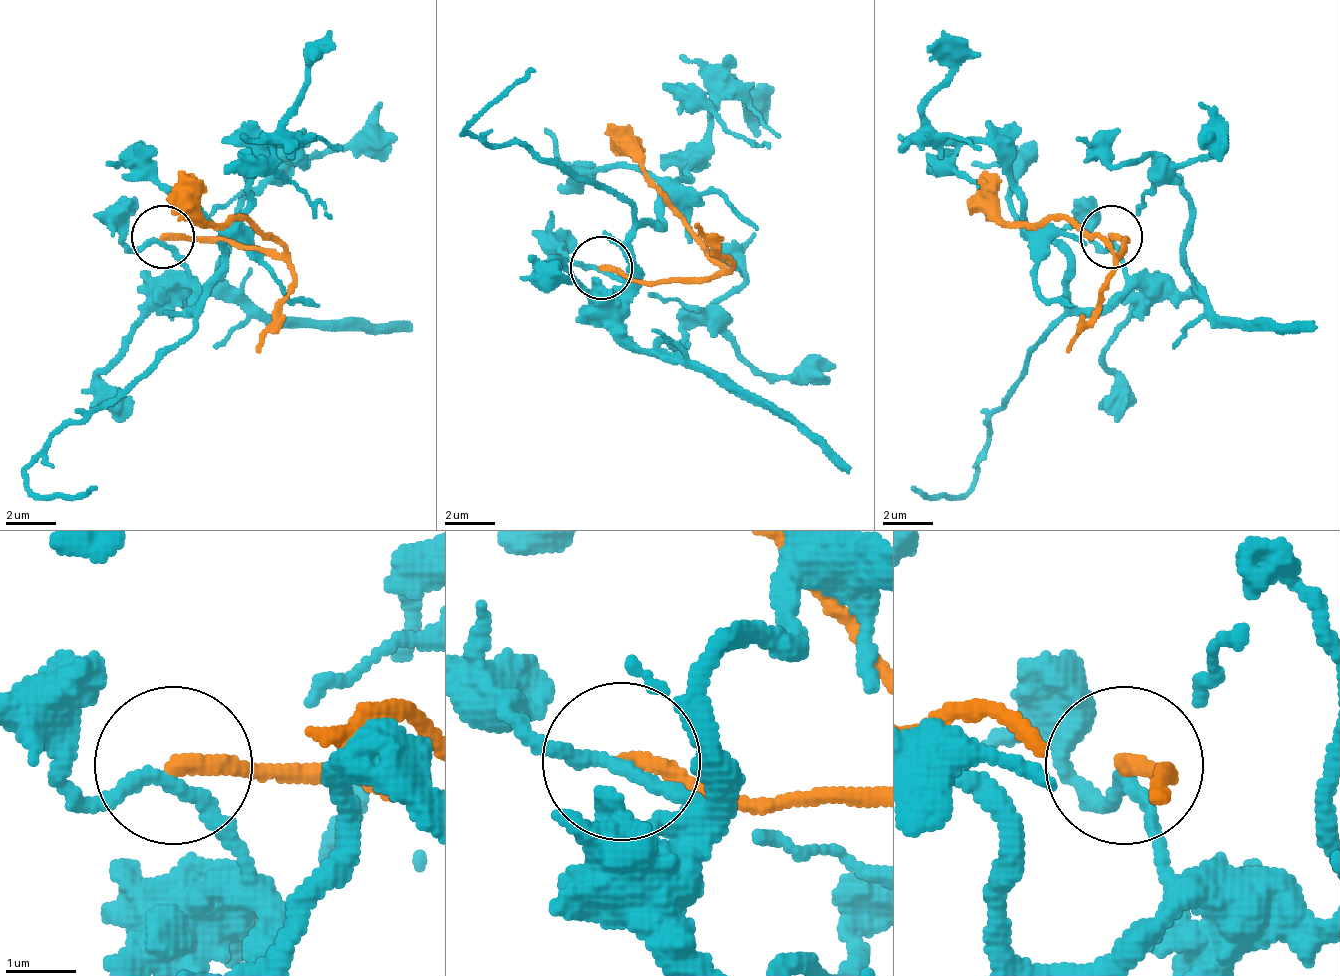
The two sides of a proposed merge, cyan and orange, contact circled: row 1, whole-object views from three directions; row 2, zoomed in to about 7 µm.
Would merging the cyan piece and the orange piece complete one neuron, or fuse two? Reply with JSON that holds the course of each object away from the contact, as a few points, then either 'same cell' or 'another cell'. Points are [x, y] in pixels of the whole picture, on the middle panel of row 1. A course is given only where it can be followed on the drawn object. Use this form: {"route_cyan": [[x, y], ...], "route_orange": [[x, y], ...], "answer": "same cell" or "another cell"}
{"route_cyan": [[602, 269], [627, 282], [634, 238], [659, 225], [727, 82], [771, 100]], "route_orange": [[602, 269], [640, 282], [721, 269], [646, 163], [615, 138]], "answer": "another cell"}

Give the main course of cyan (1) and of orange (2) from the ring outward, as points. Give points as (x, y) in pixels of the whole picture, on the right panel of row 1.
1: (1113, 241), (1125, 285), (1081, 310), (1013, 172), (925, 116), (944, 29)
2: (1113, 235), (1125, 241), (1113, 247), (1063, 216), (1006, 222), (981, 172)

